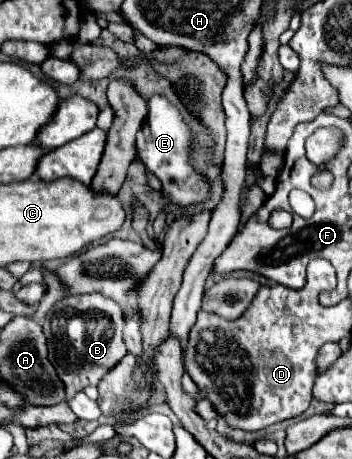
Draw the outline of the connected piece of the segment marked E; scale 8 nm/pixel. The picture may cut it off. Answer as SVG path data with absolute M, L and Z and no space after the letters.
M153 96L149 100L149 114L145 120L143 134L137 134L137 152L149 172L153 172L161 180L161 192L169 202L189 206L195 202L203 202L209 196L207 180L197 174L189 164L189 130L177 112L177 108L163 96Z

